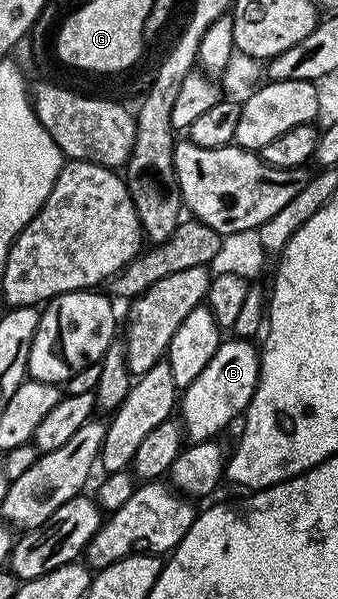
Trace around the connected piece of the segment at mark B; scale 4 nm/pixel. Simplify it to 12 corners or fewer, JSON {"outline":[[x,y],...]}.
{"outline":[[227,338],[180,395],[190,443],[245,412],[260,351]]}

